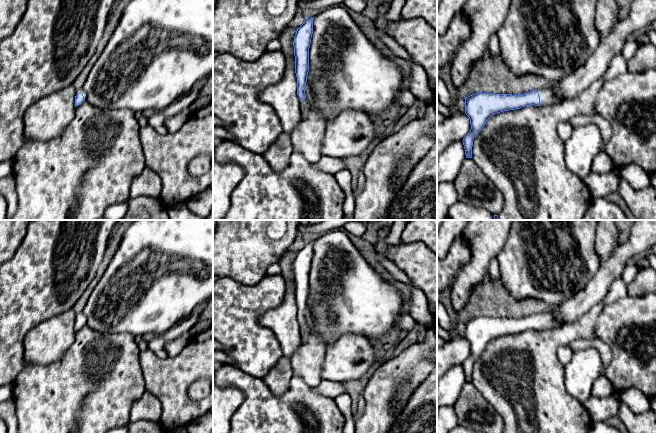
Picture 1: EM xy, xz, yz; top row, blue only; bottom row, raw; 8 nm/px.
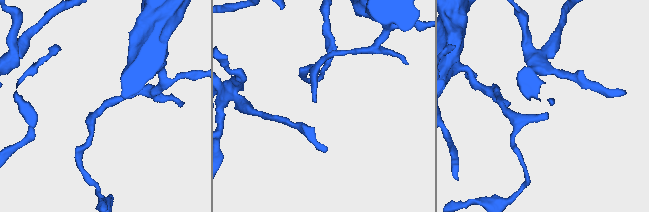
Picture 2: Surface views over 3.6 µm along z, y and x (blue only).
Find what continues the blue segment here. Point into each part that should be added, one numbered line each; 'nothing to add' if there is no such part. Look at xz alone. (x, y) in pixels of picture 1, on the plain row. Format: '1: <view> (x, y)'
1: xz (303, 326)

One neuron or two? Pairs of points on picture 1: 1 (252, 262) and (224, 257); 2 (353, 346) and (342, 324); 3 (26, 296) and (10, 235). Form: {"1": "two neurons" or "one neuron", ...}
{"1": "one neuron", "2": "two neurons", "3": "two neurons"}

